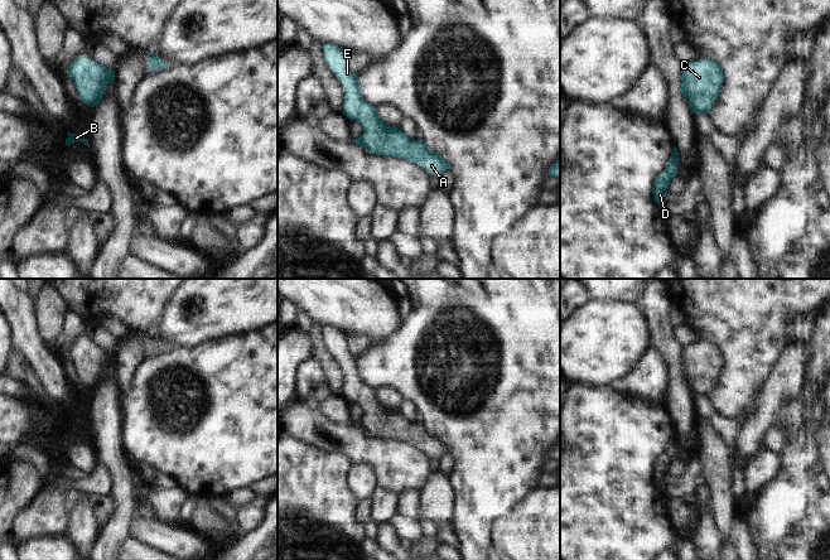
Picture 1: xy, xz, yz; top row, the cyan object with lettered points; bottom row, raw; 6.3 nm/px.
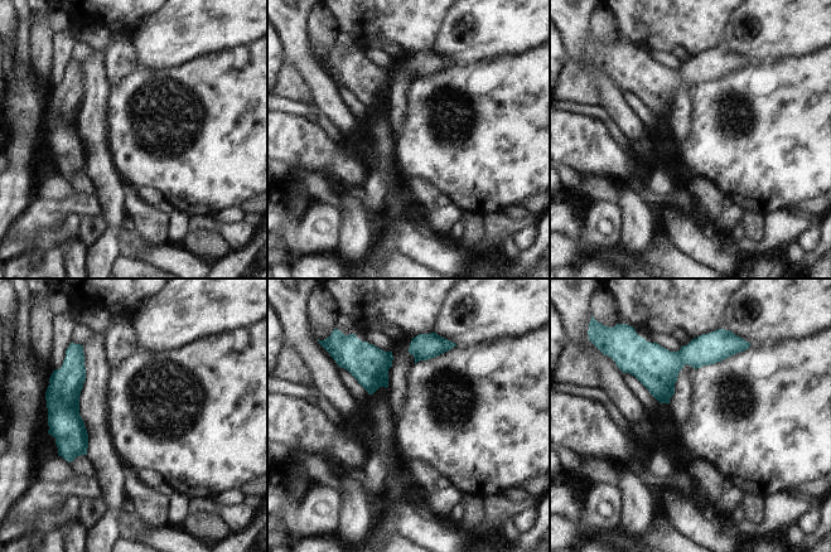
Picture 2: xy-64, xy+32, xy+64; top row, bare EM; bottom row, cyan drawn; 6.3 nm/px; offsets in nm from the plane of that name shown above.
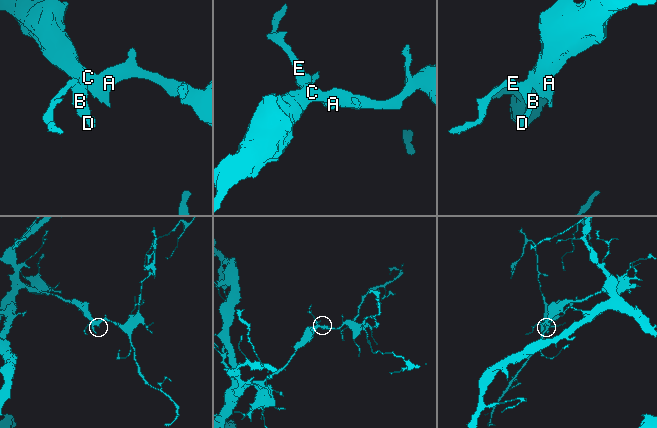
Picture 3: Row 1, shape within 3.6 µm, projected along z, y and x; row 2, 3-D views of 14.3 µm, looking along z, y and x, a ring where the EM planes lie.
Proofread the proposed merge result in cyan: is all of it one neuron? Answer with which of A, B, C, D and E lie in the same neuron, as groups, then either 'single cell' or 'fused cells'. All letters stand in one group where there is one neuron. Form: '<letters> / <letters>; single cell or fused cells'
A B C D E; single cell

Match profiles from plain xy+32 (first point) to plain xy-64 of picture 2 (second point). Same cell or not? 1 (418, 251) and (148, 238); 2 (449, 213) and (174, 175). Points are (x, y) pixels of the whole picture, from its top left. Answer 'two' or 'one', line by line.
1: two
2: two

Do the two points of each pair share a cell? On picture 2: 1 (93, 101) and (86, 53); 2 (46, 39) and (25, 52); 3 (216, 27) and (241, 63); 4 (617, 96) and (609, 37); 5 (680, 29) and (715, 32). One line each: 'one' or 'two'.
1: two
2: two
3: two
4: two
5: one

